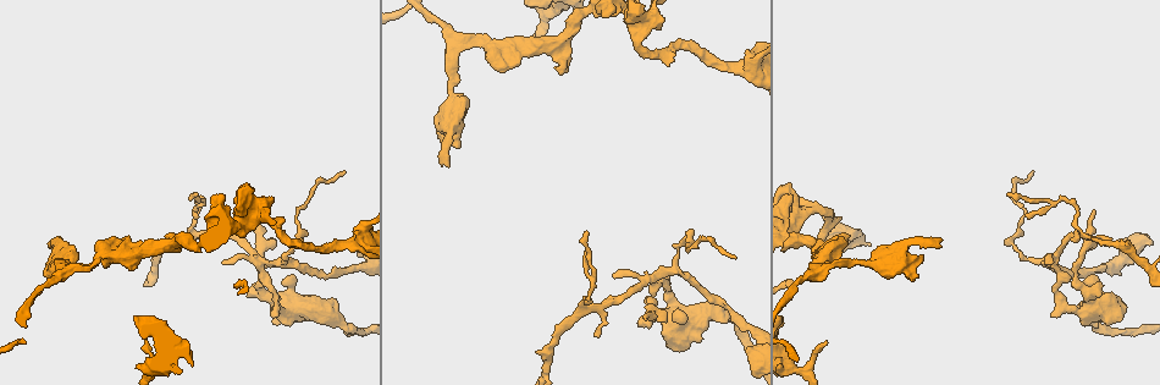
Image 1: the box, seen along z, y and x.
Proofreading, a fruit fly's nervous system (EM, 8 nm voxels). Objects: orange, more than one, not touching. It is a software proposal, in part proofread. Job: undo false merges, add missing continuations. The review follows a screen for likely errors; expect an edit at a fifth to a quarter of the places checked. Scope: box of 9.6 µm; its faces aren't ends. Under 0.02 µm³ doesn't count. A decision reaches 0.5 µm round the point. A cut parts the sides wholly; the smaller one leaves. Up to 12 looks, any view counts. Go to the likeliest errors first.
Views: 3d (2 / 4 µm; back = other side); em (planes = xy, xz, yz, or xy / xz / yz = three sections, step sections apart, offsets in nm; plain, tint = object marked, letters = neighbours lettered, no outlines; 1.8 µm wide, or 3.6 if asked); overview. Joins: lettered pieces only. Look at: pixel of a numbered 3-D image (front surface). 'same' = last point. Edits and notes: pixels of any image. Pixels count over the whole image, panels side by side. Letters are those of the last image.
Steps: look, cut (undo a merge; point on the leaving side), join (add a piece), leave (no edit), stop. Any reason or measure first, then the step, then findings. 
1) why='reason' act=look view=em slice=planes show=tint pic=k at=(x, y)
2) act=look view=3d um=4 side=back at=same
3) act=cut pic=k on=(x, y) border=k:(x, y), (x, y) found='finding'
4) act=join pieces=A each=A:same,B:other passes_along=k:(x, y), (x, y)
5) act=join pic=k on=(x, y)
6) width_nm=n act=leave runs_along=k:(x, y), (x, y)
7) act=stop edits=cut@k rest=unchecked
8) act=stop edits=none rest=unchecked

why='touches itself' act=look view=em slice=planes show=letters pic=1 at=(259, 265)

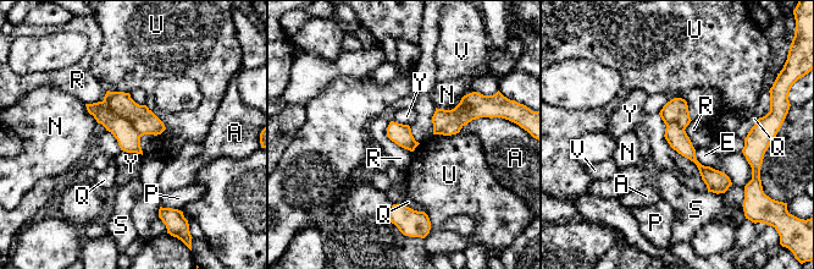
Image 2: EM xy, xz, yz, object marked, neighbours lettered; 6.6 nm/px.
width_nm=140 act=cut pic=2 on=(142, 119) each=A:other,E:other,N:other,P:other,Q:other,R:other,S:other,U:other,V:other,Y:other border=2:(103, 100), (140, 136) found='a second neuron is stuck on'

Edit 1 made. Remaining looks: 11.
why='four arms meet' act=look view=em slice=planes show=letters pic=1 at=(741, 64)

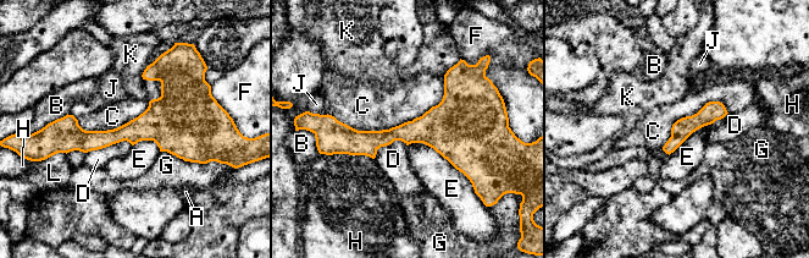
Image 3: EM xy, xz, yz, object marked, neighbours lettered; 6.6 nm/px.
act=leave each=A:other,B:other,C:other,D:other,E:other,F:other,G:other,H:other,J:other,K:other,L:other runs_along=3:(334, 125), (348, 138), (481, 137) found='all the same neuron'

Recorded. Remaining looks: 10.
why='sudden change in width' act=look view=3d um=4 side=back pic=1 at=(244, 215)

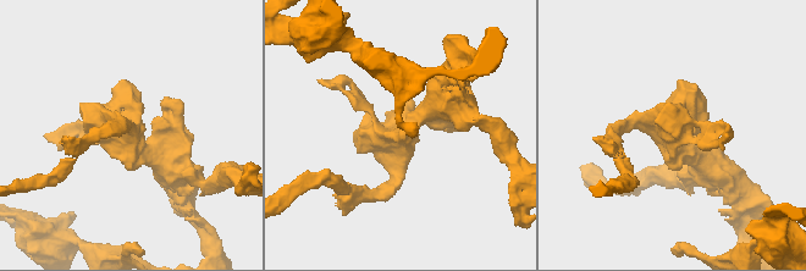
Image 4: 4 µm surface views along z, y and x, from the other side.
why='shape alone is not enough' act=look view=em slice=planes show=letters pic=4 at=(129, 136)

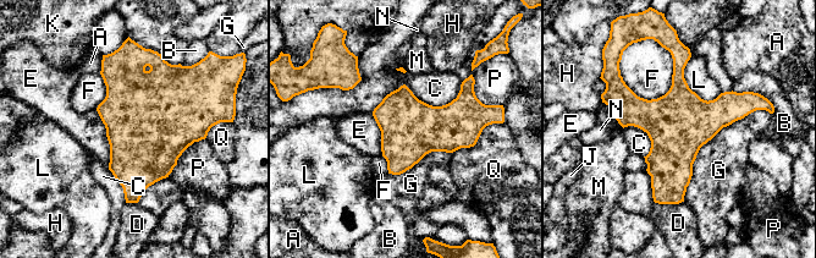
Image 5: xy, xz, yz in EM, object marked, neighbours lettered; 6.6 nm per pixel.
act=leave each=A:other,B:other,C:other,D:other,E:other,F:other,G:other,H:other,J:other,K:other,L:other,M:other,N:other,P:other,Q:other border=5:(95, 109), (109, 144), (109, 168) found='one neuron here'

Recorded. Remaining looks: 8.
why='calibre changes' act=look view=em slice=yz step=8 show=tint pic=1 at=(452, 97)

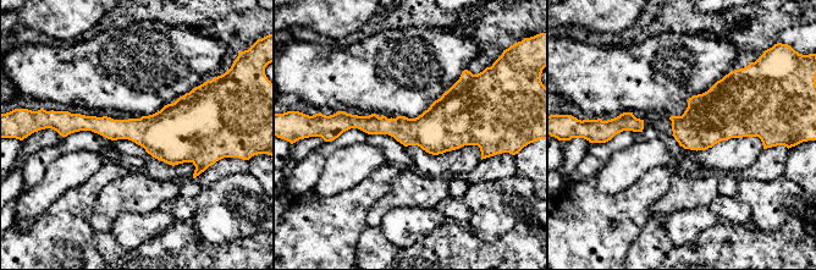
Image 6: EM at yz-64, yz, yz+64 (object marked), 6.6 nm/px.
why='another direction' act=look view=em slice=planes show=letters at=same

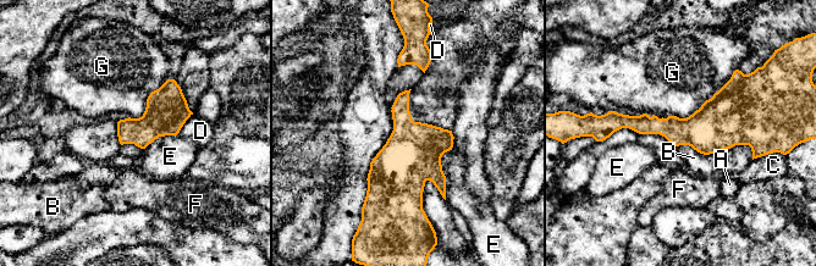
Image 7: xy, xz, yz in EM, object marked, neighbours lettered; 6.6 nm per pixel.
longest_contact=G:550nm act=leave each=A:other,B:other,C:other,D:other,E:other,F:other,G:other runs_along=7:(608, 127), (755, 139) found='one neuron here'

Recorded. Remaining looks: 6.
act=stop edits=cut@2 rest=unchecked

